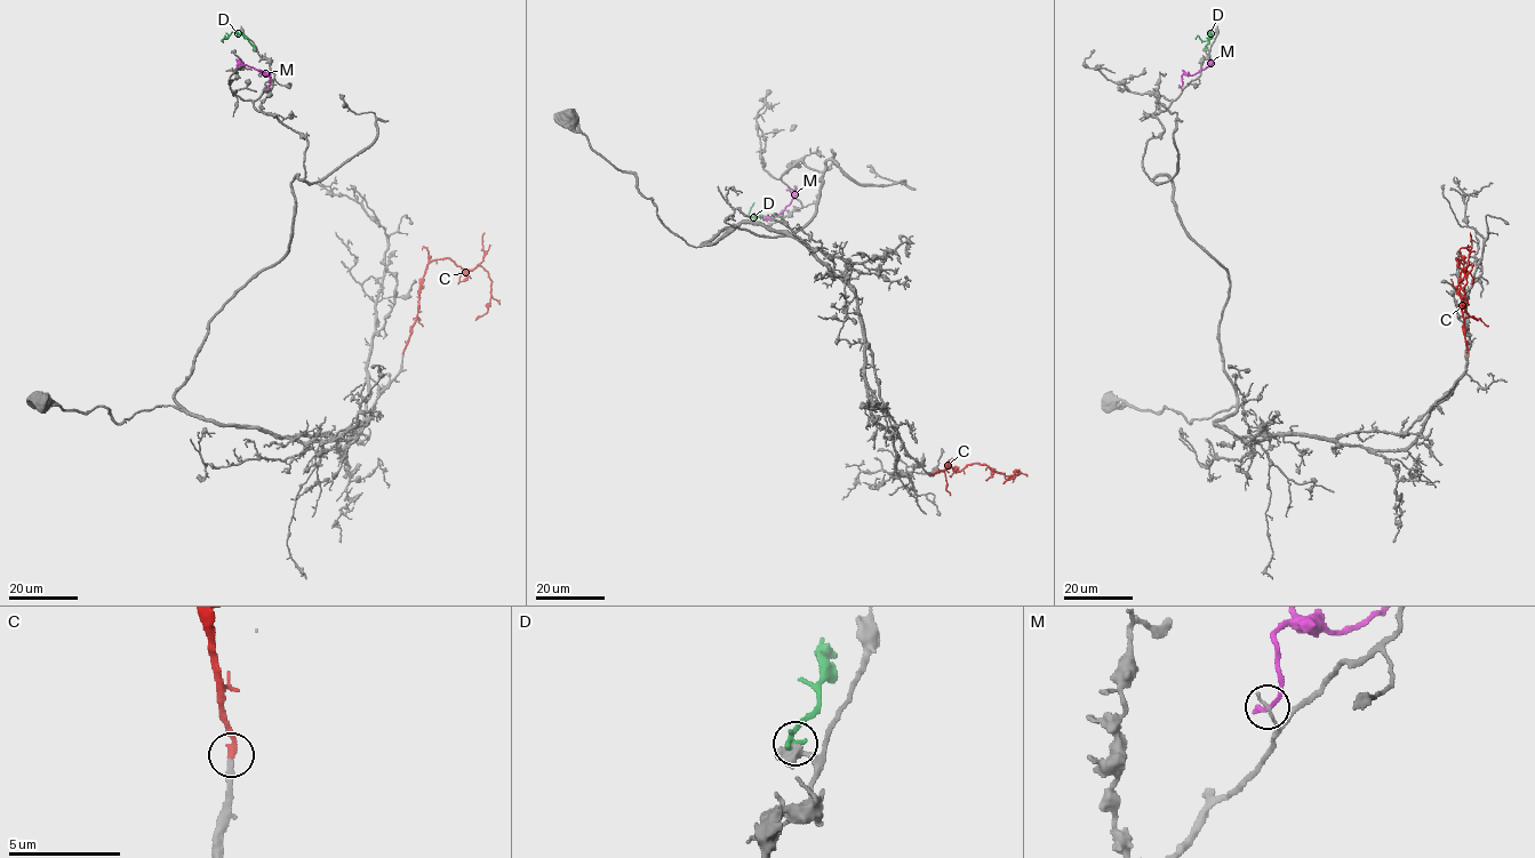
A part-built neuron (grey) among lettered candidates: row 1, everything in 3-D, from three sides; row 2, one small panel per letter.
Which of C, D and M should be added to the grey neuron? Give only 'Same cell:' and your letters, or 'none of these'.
Same cell: C

